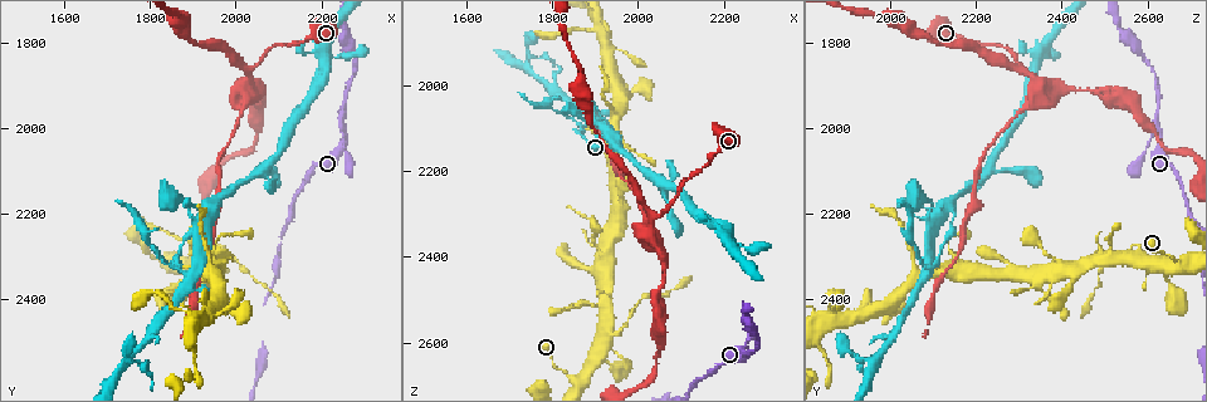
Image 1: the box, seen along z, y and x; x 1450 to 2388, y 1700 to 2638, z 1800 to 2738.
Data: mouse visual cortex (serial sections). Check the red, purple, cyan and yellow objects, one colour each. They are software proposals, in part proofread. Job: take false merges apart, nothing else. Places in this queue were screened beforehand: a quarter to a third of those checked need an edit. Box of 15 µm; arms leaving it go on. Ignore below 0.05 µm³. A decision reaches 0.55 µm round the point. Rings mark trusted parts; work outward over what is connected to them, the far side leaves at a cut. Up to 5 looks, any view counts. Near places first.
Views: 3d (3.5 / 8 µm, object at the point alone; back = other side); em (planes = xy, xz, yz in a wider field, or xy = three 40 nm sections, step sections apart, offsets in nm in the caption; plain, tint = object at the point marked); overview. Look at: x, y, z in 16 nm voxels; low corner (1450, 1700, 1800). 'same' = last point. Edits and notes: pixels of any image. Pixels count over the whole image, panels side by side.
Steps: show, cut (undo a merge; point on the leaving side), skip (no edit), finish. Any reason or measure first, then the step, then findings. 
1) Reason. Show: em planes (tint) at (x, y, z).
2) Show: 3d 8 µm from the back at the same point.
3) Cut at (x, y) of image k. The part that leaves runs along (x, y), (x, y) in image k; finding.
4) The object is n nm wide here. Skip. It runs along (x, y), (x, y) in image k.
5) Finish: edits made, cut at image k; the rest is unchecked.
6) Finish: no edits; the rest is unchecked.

Abrupt turn. Show: 3d 3.5 µm at (2030, 1865, 2305).

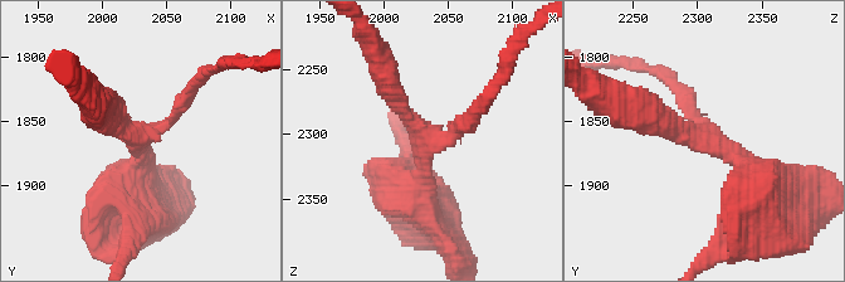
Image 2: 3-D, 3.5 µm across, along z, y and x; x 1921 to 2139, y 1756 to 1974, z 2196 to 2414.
3 arms meet here; the arms are 200, 250, 250 nm wide; need the tissue. Show: em xy step 1 (tint) at (2036, 1860, 2302).

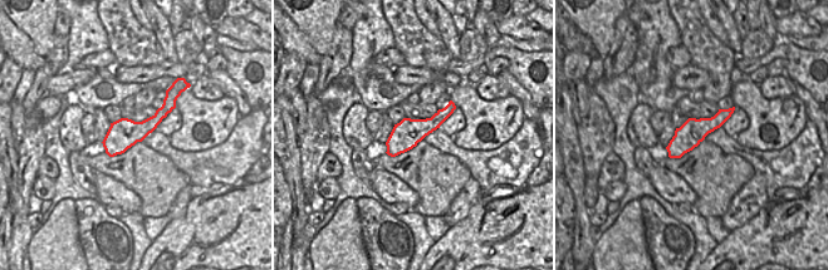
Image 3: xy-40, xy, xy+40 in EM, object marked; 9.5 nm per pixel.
Skip. It runs along (673, 84), (702, 135), (760, 185) in image 2; all the same cell.

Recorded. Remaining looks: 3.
Two arms at a narrow angle. Show: 3d 3.5 µm at (2250, 1995, 2620).

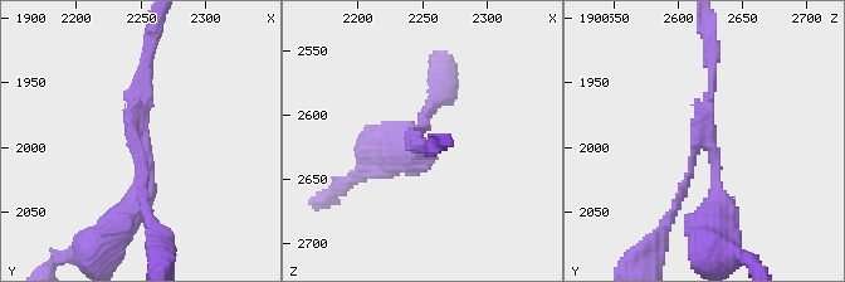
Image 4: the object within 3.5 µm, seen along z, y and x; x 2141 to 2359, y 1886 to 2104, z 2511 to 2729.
3 arms meet here; the arms are 150, 150, 250 nm wide. Show: em xy step 1 (tint) at (2244, 1992, 2622).

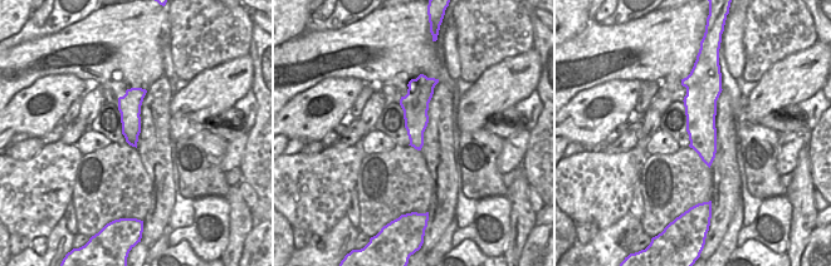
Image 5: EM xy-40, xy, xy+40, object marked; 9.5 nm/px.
Show: em xy step 5 (tint) at the same point.

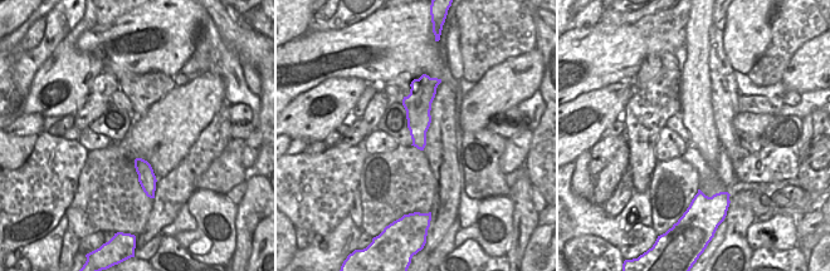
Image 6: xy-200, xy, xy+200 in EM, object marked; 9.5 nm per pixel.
The object is 240 nm wide here. Cut at (424, 116) of image 4. A second cell is stuck on.

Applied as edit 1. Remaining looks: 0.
Finish: edits made, cut at image 4; the rest is unchecked.

